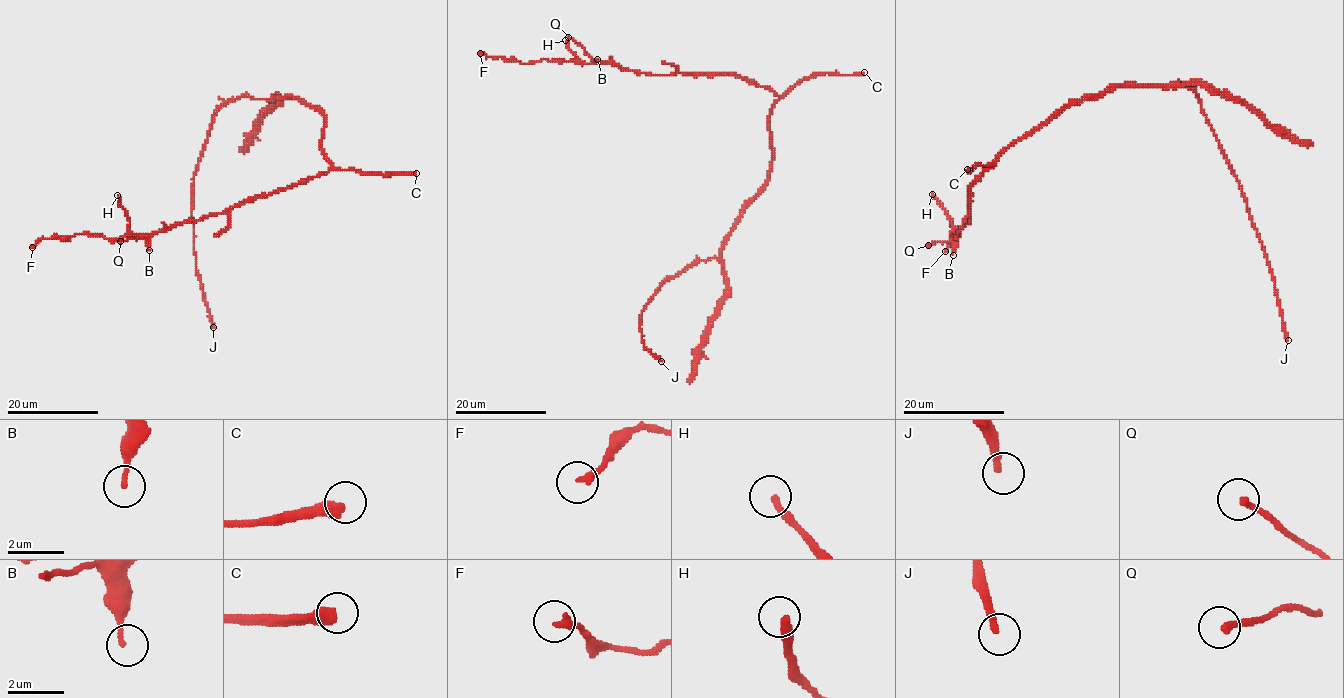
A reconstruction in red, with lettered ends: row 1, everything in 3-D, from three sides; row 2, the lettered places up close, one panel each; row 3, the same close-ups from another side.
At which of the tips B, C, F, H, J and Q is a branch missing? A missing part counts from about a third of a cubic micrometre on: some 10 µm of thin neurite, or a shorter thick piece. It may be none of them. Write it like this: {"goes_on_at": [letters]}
{"goes_on_at": ["C", "H", "Q"]}

